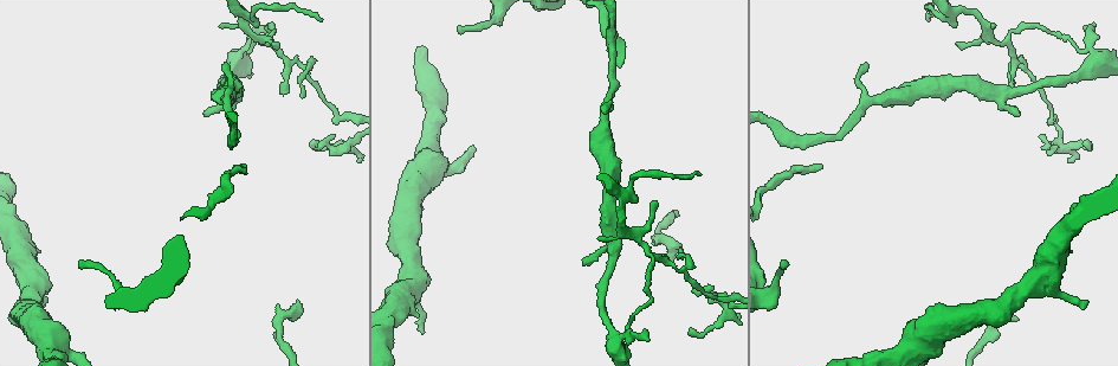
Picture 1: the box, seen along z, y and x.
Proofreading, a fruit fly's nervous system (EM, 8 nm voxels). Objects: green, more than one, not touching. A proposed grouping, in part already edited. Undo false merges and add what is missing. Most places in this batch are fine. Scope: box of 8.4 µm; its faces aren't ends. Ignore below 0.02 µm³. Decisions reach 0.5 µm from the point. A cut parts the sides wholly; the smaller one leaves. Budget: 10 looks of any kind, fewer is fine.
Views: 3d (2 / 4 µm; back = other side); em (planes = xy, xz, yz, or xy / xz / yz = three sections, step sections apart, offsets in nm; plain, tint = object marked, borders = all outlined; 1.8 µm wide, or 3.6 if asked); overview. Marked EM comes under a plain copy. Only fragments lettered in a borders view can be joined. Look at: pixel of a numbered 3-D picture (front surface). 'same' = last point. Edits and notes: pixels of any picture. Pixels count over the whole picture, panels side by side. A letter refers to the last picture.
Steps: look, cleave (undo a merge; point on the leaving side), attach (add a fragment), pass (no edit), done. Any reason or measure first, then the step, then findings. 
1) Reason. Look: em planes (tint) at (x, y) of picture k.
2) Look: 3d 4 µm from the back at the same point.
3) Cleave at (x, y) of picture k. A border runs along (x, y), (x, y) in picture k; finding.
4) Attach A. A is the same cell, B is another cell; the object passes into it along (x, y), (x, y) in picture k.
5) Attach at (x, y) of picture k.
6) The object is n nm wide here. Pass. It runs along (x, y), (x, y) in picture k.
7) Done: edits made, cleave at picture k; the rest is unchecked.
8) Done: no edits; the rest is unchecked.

Two arms in line, one across. Look: em xy step 8 (tint) at (648, 252) of picture 1.

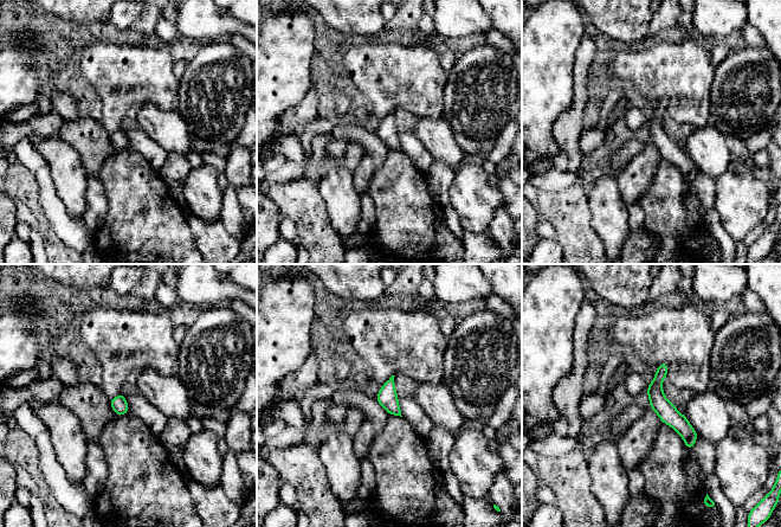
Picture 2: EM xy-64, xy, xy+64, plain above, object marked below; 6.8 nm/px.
Look: em planes (tint) at the same point.

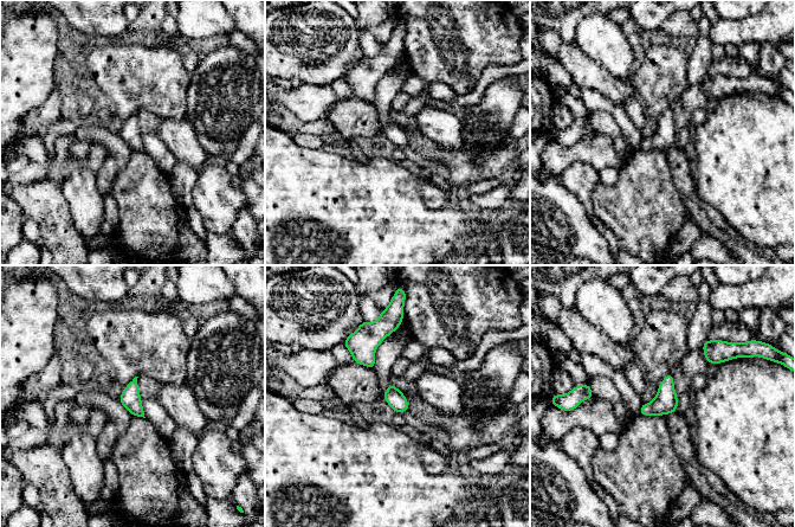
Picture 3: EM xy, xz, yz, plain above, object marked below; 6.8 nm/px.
See the neighbours. Look: em planes (borders) at the same point.

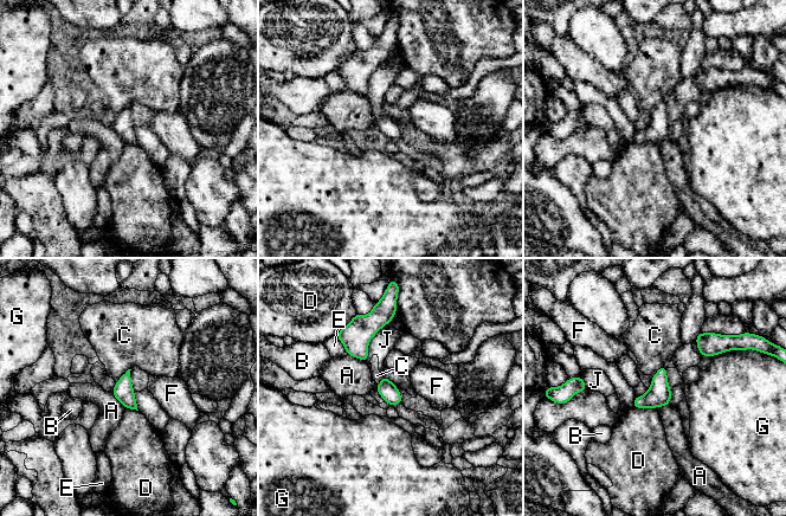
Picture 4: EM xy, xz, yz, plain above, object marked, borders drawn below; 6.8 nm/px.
Pass. A, B, C, D, E, F, G and J are other cells; one cell here.

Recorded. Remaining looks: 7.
An open end. Look: em planes (tint) at (691, 329) of picture 1.

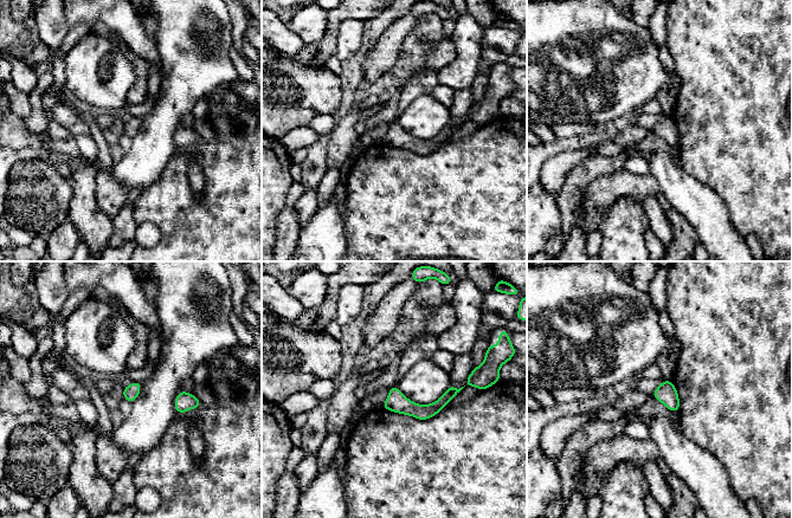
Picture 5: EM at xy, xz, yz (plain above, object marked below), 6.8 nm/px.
Look: em planes (borders) at the same point.

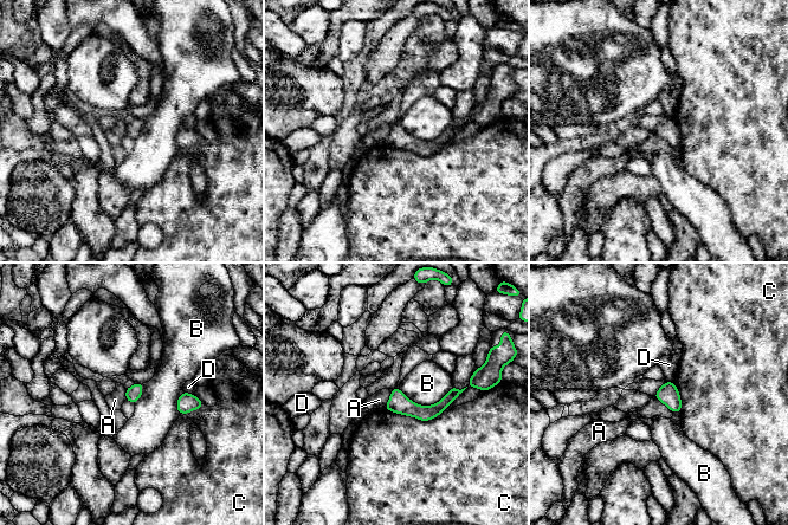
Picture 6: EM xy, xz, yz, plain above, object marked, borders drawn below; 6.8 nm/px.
The longest contact is with C, 400 nm. Pass. A, B, C and D are other cells; a border runs along (392, 389), (391, 396), (383, 407) in picture 6; none of them fits.

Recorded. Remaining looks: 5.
An open end. Look: 3d 2 µm at (459, 28) of picture 1.

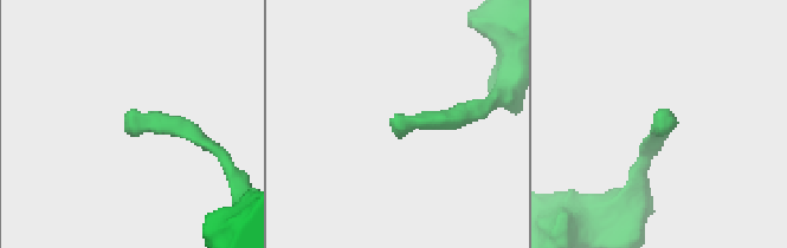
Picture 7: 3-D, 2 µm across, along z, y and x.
Need the tissue. Look: em planes (borders) at (134, 112) of picture 7.

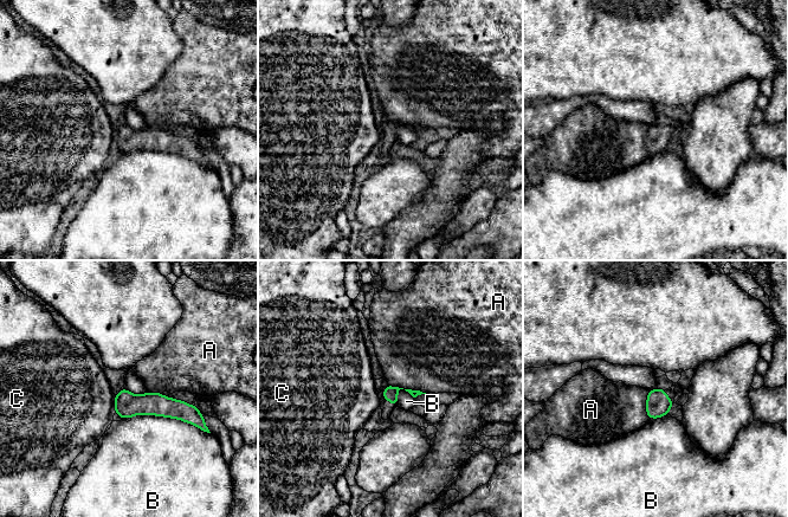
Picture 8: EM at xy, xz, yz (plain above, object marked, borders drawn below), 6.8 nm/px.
The longest contact is with B, 550 nm. Pass. A, B and C are other cells; a border runs along (122, 418), (162, 415), (199, 430) in picture 8; no lettered fragment goes on from it.

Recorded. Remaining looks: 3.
Branch stops here. Look: em yz step 16 (tint) at (820, 167) of picture 1.

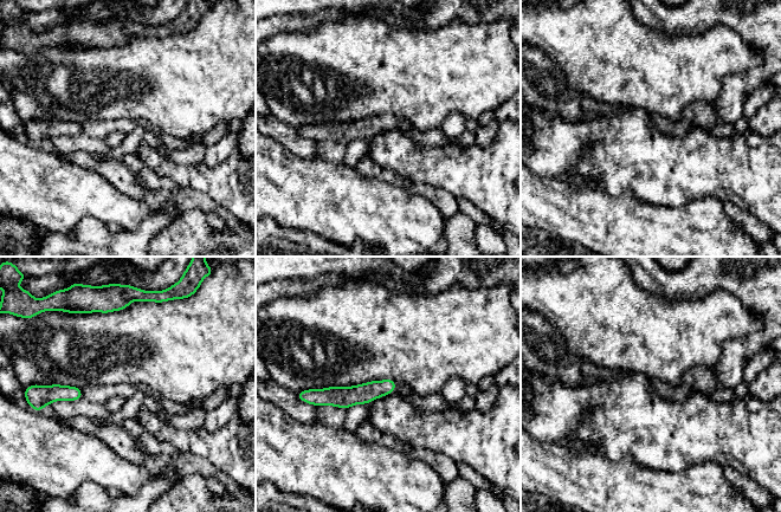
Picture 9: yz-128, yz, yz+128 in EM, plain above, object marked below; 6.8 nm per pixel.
Look: em planes (borders) at the same point.

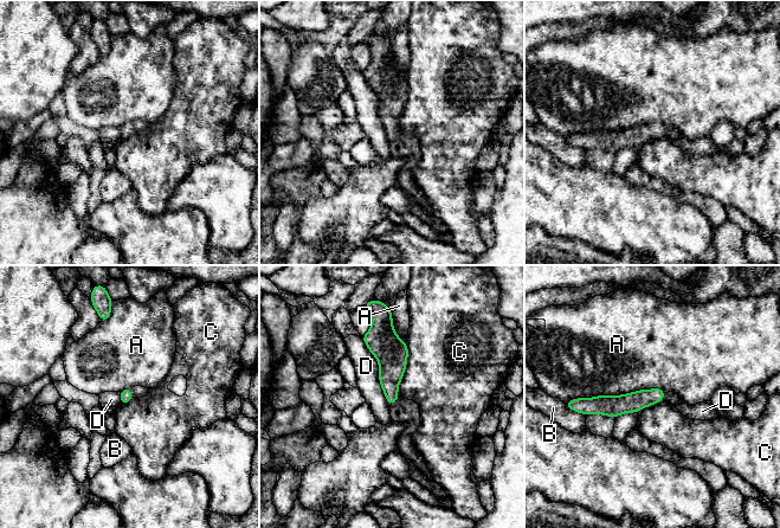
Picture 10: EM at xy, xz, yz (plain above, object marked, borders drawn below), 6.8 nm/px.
The longest contact is with A, 600 nm. Pass. A, B, C and D are other cells; a border runs along (407, 345), (407, 364), (395, 400) in picture 10; none of them fits.

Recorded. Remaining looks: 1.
Done: no edits; the rest is unchecked.

